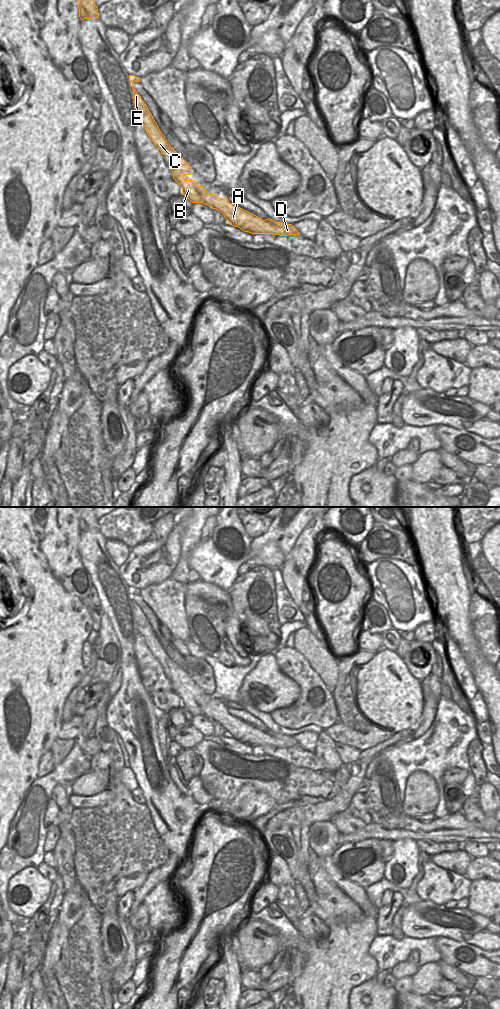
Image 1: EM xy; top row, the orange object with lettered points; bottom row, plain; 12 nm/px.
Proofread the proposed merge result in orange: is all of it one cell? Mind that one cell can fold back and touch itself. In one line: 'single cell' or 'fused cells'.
fused cells

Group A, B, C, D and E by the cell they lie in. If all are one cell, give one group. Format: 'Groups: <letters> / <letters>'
Groups: A B D / C E

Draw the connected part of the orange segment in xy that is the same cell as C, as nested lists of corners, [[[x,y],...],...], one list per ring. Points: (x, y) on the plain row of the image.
[[[129,587],[129,593],[130,593],[130,597],[133,601],[133,611],[134,611],[134,616],[135,616],[135,621],[137,623],[137,629],[139,634],[141,634],[144,639],[145,642],[149,648],[149,650],[153,653],[153,655],[155,656],[155,658],[161,663],[161,665],[163,667],[168,667],[169,670],[171,671],[172,675],[169,677],[172,685],[173,685],[173,691],[177,694],[179,692],[184,691],[185,687],[190,687],[190,681],[191,678],[189,675],[187,675],[184,671],[182,671],[178,665],[174,662],[173,659],[170,658],[170,656],[167,654],[167,652],[165,651],[165,648],[162,646],[162,644],[160,643],[157,635],[155,634],[151,624],[149,623],[146,615],[142,612],[141,608],[138,606],[138,604],[136,603],[136,601],[133,599],[133,595],[134,594],[140,594],[141,590],[134,588],[134,587]]]

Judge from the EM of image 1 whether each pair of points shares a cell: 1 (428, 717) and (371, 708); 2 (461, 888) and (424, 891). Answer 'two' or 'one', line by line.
1: two
2: one

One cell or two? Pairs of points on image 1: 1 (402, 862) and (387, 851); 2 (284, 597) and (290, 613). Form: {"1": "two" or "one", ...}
{"1": "two", "2": "one"}

